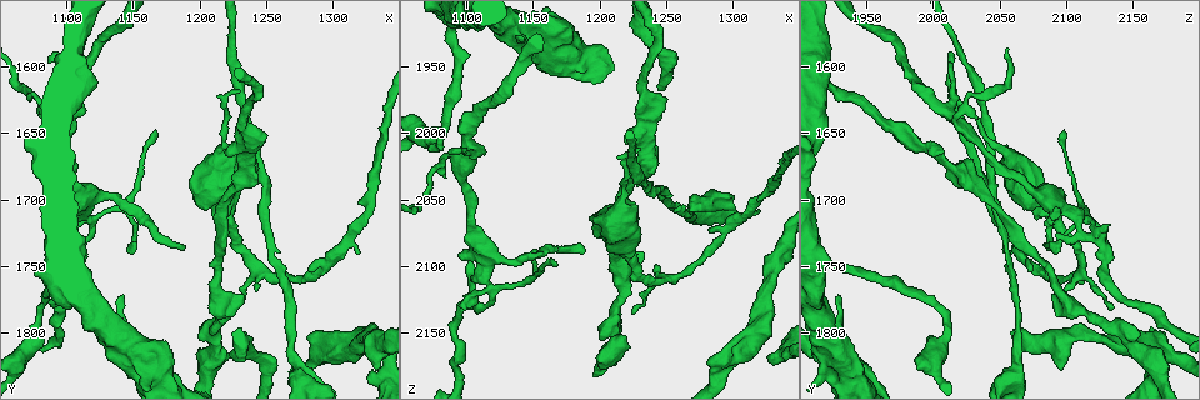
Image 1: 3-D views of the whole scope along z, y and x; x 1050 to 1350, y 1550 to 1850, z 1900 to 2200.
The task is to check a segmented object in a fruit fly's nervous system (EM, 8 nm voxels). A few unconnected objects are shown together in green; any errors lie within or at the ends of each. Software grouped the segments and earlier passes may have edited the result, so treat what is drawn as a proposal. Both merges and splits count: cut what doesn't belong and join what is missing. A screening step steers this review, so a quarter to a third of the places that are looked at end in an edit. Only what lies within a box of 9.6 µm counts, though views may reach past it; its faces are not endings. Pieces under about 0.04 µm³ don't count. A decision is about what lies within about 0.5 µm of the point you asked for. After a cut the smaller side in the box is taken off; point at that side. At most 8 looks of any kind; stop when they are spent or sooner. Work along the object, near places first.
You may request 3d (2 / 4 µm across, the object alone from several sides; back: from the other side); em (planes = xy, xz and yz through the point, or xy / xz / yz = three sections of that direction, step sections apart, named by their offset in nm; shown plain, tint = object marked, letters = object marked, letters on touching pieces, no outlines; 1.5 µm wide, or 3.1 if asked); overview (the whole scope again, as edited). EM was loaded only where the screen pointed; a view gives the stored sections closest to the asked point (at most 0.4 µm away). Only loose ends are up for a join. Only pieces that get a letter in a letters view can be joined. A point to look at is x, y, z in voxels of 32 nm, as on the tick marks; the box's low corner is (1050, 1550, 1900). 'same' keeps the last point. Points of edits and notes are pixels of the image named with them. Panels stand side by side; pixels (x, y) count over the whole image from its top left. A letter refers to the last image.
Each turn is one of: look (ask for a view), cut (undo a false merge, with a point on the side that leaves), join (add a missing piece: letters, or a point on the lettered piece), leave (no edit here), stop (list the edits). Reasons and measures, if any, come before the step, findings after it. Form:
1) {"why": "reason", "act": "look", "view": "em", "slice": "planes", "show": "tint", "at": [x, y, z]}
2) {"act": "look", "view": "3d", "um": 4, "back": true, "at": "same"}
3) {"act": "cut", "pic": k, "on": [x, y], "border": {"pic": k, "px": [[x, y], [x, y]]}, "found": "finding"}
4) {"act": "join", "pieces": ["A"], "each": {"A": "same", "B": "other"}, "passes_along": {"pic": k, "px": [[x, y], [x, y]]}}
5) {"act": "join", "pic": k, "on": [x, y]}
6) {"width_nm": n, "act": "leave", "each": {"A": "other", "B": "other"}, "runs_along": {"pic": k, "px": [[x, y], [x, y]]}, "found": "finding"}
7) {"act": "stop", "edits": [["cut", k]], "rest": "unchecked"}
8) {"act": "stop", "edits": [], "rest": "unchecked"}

{"why": "sudden change in width", "act": "look", "view": "em", "slice": "planes", "show": "letters", "at": [1074, 1804, 2010]}

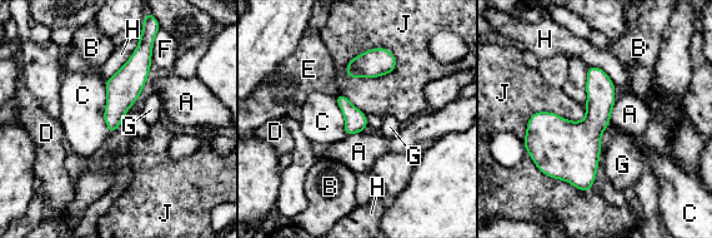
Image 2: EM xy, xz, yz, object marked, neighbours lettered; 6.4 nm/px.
{"width_nm": 140, "act": "leave", "each": {"A": "other", "B": "other", "C": "other", "D": "other", "E": "other", "F": "other", "G": "other", "H": "other", "J": "other"}, "border": {"pic": 2, "px": [[396, 58], [377, 77], [344, 73]]}, "found": "continuous, no second cell"}

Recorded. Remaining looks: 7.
{"why": "thin end", "act": "look", "view": "em", "slice": "xy", "step": 8, "show": "letters", "at": [1146, 1740, 2094]}

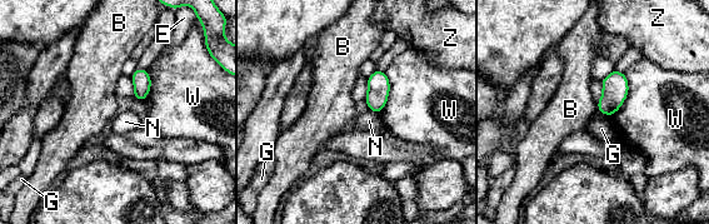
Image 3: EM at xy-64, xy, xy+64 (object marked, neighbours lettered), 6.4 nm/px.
{"act": "look", "view": "em", "slice": "planes", "show": "letters", "at": "same"}

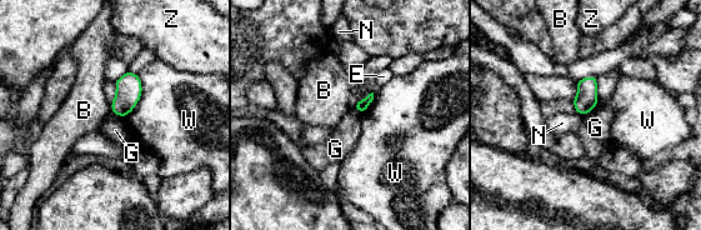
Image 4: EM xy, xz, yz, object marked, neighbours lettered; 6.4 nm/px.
{"act": "leave", "each": {"B": "other", "E": "other", "G": "other", "N": "other", "W": "other", "Z": "other"}, "border": {"pic": 4, "px": [[596, 105], [582, 116]]}, "found": "none of them fits"}

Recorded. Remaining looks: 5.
{"why": "three-way junction", "act": "look", "view": "3d", "um": 2, "at": [1276, 1838, 2054]}

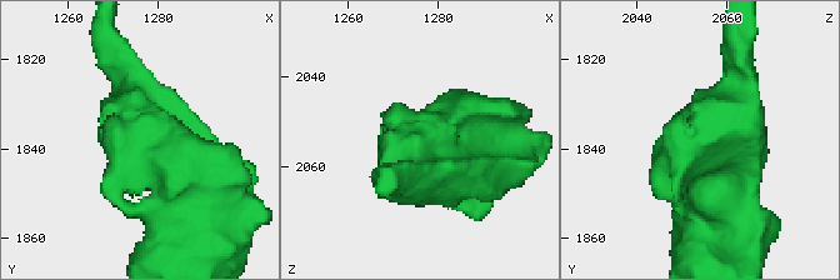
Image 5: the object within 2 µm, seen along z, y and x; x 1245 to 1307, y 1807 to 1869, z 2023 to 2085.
{"why": "shape alone is not enough", "act": "look", "view": "em", "slice": "planes", "show": "letters", "at": [1276, 1835, 2056]}

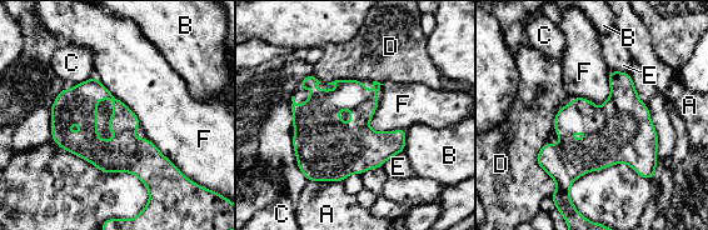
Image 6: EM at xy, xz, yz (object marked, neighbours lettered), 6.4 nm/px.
{"act": "leave", "each": {"A": "other", "B": "other", "C": "other", "D": "other", "E": "other", "F": "other"}, "found": "all the same cell"}

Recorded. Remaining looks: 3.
{"act": "stop", "edits": [], "rest": "unchecked"}

